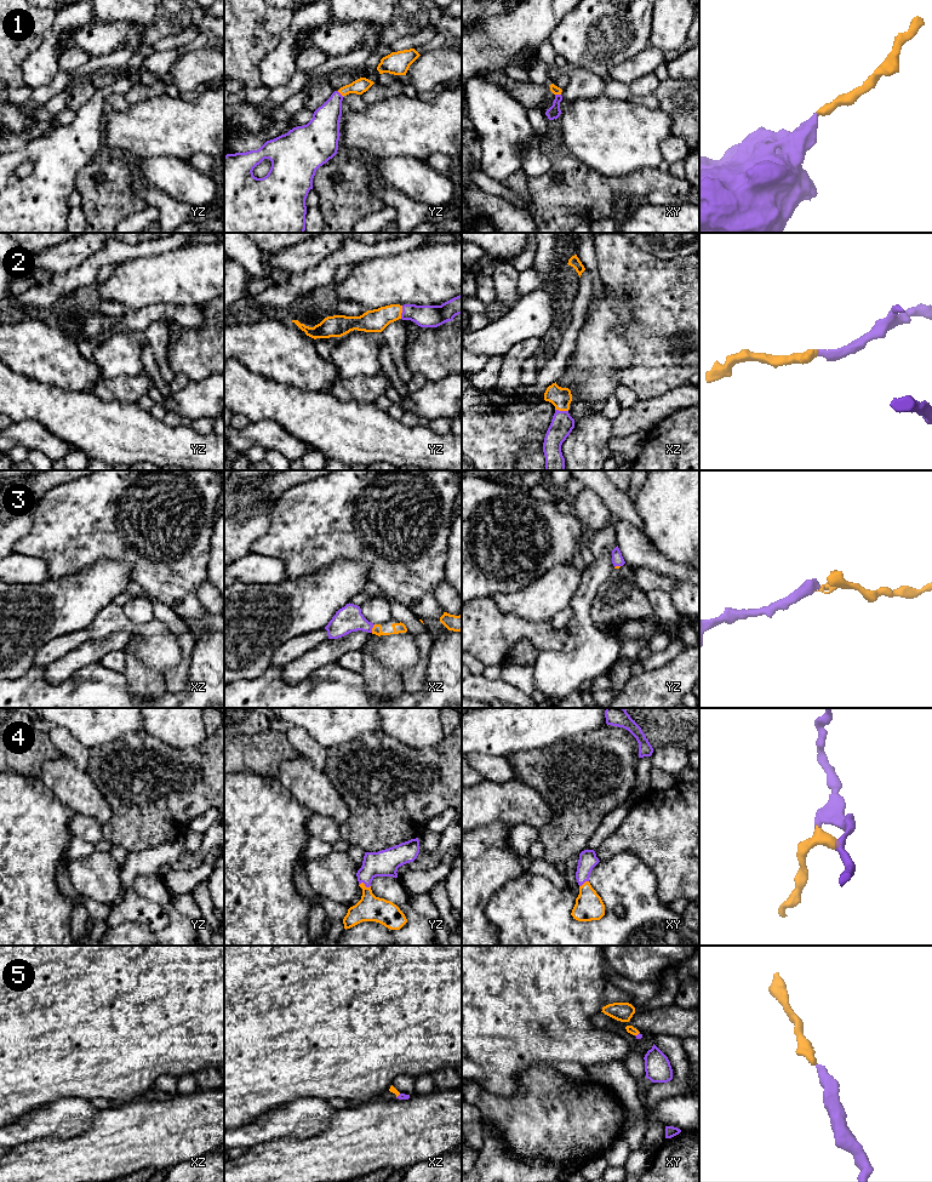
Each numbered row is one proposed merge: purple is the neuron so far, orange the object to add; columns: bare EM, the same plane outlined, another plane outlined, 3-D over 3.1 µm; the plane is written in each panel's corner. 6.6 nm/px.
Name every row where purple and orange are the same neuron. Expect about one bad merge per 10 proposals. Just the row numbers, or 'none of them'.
1, 2, 3, 4, 5

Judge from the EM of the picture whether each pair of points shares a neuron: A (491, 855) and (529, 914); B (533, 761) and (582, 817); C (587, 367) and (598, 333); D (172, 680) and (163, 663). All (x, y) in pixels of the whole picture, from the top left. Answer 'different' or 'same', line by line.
A: different
B: same
C: same
D: different

